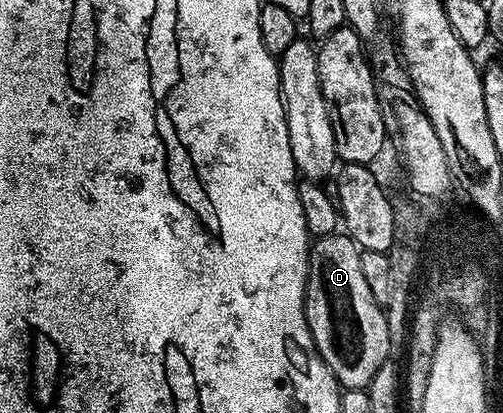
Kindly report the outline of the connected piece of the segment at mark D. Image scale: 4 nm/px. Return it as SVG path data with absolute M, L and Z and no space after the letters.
M344 232L315 239L308 251L308 279L304 285L304 315L316 352L344 390L367 388L374 372L389 361L388 349L392 346L385 307L376 301L362 277L360 251L355 240Z

